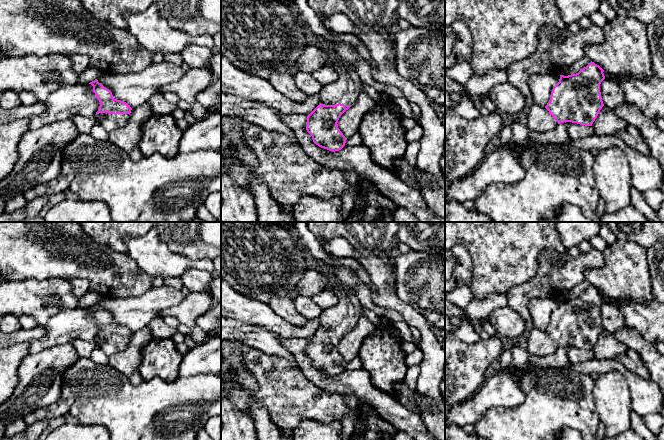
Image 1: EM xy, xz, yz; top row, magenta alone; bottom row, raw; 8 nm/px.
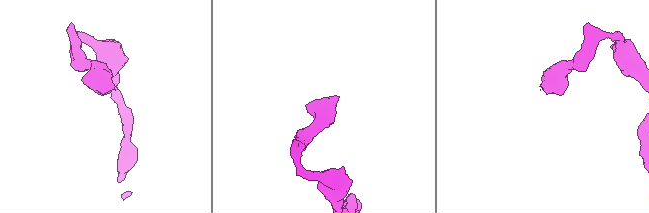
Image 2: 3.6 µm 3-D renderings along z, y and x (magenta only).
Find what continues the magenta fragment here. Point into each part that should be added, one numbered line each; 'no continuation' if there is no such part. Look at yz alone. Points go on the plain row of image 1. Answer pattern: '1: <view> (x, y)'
1: yz (539, 344)

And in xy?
1: xy (110, 346)

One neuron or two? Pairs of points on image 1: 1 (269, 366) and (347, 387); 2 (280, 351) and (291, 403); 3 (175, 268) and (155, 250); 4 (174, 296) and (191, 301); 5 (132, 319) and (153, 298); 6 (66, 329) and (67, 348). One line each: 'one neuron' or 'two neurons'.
1: two neurons
2: two neurons
3: one neuron
4: two neurons
5: one neuron
6: two neurons

